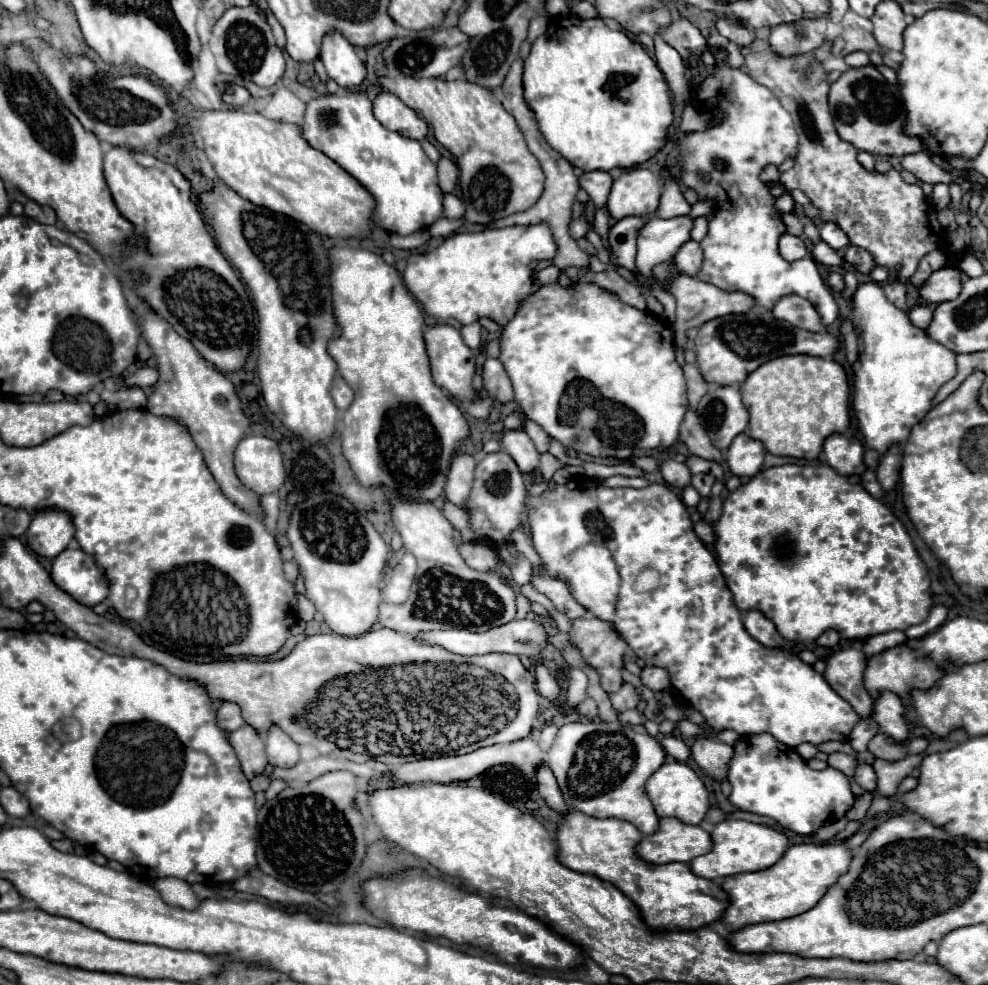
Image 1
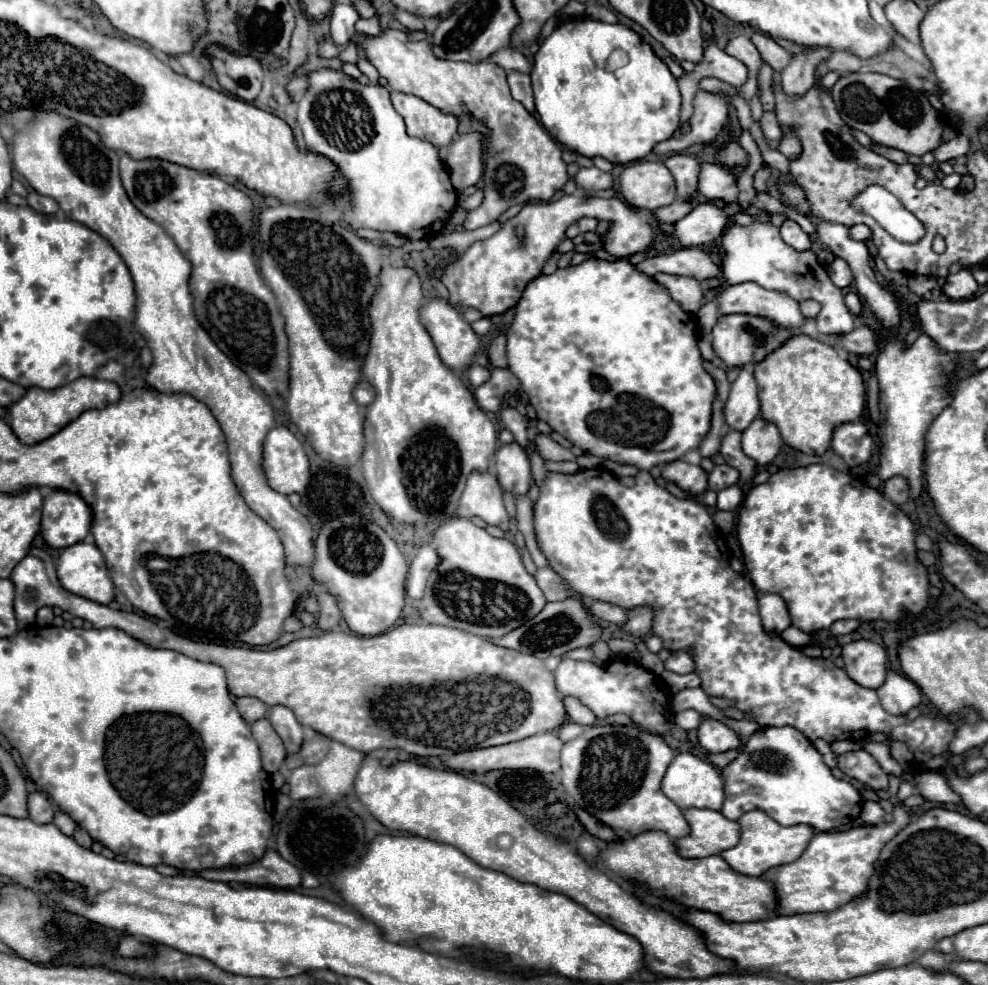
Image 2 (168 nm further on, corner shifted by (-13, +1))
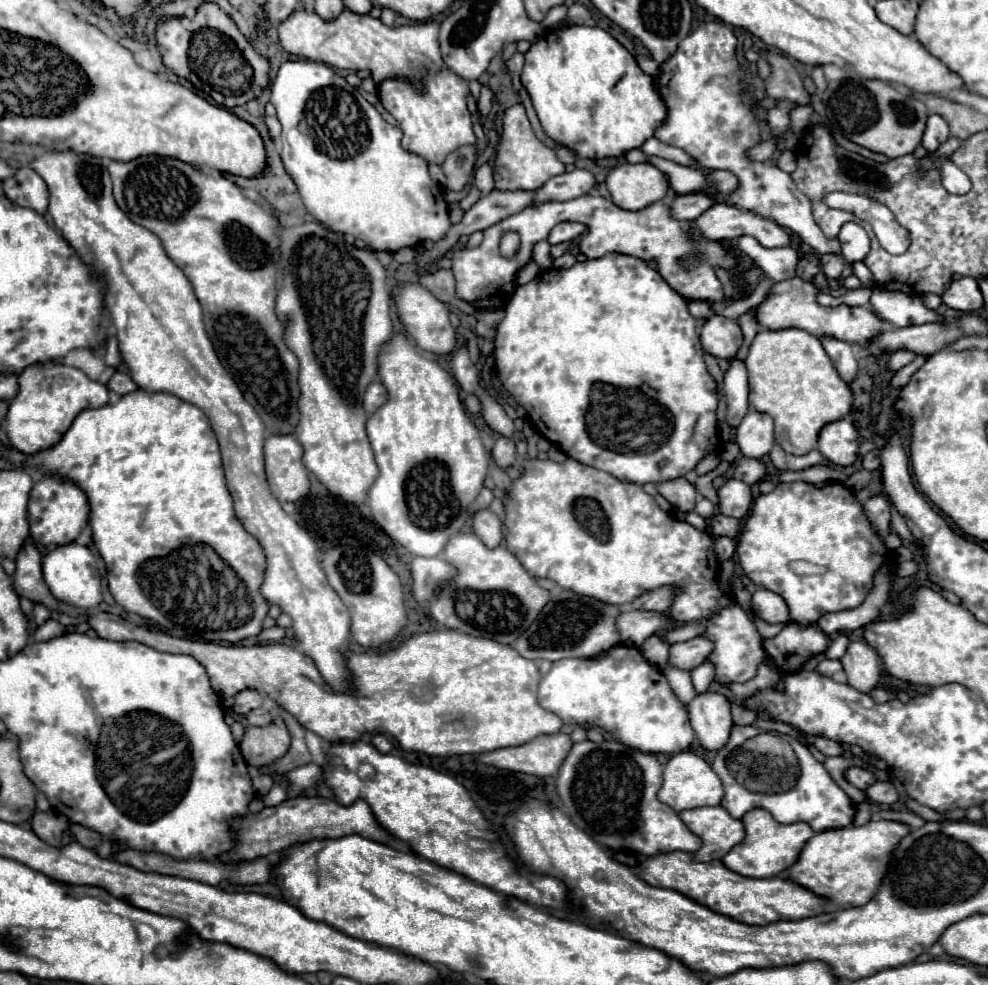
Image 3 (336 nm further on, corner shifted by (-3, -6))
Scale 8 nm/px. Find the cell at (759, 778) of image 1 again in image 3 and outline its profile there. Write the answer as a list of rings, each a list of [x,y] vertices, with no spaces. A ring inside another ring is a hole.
[[[735,725],[731,729],[727,745],[717,751],[711,763],[725,789],[721,807],[729,811],[733,819],[741,819],[751,809],[765,809],[777,823],[807,823],[817,833],[849,827],[855,817],[855,805],[843,789],[835,785],[823,763],[797,739],[789,735],[779,735],[779,739],[779,751],[773,753],[773,735],[761,737],[751,725]]]

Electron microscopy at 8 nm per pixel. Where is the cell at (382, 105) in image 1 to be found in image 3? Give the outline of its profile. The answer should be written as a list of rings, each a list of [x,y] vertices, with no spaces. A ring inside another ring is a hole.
[[[445,69],[437,75],[429,75],[429,89],[421,93],[413,85],[401,79],[389,79],[379,83],[377,97],[385,111],[389,111],[403,131],[403,149],[421,155],[425,161],[441,165],[443,159],[465,143],[475,143],[471,115],[467,111],[465,97],[469,93],[467,81]]]

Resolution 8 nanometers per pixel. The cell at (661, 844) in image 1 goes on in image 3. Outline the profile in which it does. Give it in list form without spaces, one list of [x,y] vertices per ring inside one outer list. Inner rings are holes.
[[[699,807],[679,813],[681,821],[697,835],[703,845],[693,853],[695,861],[715,861],[721,859],[743,841],[745,829],[739,819],[733,819],[723,807]]]

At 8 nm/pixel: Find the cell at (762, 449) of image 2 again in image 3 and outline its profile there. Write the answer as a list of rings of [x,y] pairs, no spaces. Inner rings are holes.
[[[749,411],[737,427],[735,441],[745,457],[763,459],[775,445],[773,419],[759,411]]]

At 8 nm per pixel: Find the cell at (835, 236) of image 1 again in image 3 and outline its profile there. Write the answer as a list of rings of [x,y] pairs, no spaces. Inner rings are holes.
[[[845,223],[837,237],[841,241],[843,257],[847,263],[863,261],[869,255],[869,237],[861,225]]]

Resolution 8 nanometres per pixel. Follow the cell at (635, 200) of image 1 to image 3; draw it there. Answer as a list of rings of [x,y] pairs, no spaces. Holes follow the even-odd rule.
[[[621,163],[609,171],[607,189],[617,207],[641,211],[665,197],[669,181],[651,163]]]

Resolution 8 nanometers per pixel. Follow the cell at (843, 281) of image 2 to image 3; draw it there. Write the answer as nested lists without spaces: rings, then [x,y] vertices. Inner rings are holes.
[[[823,255],[821,257],[821,271],[827,275],[827,279],[841,279],[845,269],[845,263],[837,255]]]

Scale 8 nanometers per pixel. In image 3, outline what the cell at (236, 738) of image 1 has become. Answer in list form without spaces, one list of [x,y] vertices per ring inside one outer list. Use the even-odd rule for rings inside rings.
[[[235,717],[235,721],[243,723],[245,727],[245,735],[239,747],[249,765],[269,767],[273,761],[281,759],[287,753],[291,739],[281,719],[277,719],[269,727],[251,727],[245,717]]]

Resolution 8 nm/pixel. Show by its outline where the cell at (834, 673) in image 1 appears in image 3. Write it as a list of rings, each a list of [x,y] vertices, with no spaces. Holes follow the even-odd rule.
[[[865,641],[851,643],[839,661],[843,663],[847,683],[853,689],[861,693],[871,693],[871,689],[877,687],[881,675],[879,655]]]

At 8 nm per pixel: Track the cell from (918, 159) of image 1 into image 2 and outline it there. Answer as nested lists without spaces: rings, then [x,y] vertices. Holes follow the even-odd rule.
[[[959,132],[953,140],[943,142],[943,144],[935,150],[935,158],[937,158],[937,162],[947,162],[947,160],[963,158],[967,152],[969,152],[969,138]]]

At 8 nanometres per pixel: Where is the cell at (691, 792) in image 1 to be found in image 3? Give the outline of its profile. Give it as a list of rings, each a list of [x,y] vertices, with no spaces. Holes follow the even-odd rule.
[[[681,751],[667,761],[663,771],[663,783],[657,797],[661,803],[669,805],[677,813],[683,809],[695,809],[695,807],[715,807],[723,799],[723,785],[703,757],[691,751]]]

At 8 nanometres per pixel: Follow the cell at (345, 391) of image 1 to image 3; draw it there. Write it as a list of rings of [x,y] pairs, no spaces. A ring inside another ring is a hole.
[[[373,381],[373,383],[367,387],[365,395],[363,395],[363,409],[365,409],[367,413],[373,413],[375,409],[379,409],[379,407],[385,403],[385,399],[387,399],[385,387],[383,387],[379,381]]]

